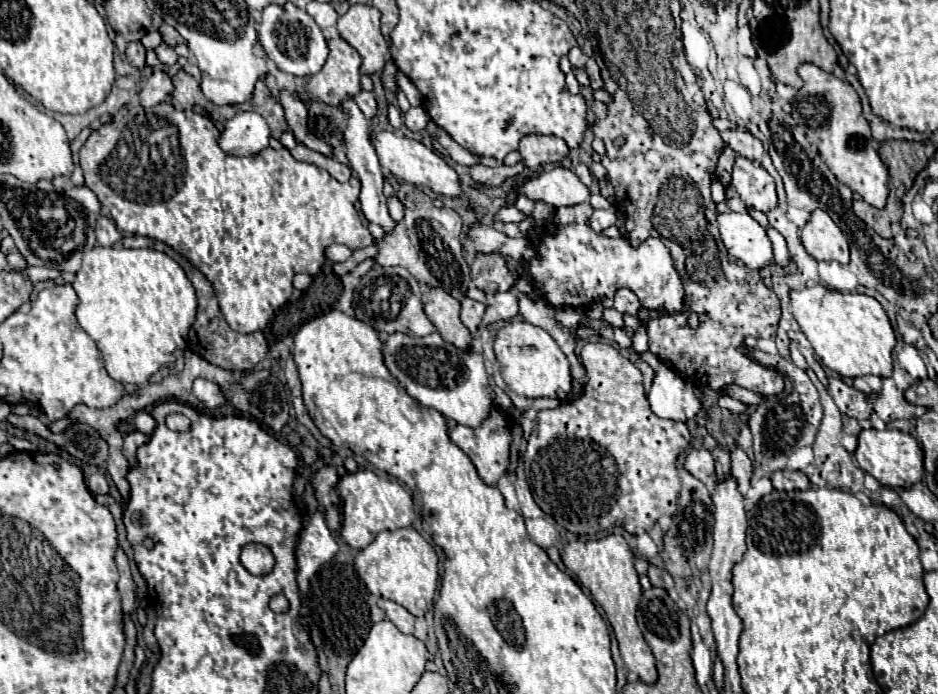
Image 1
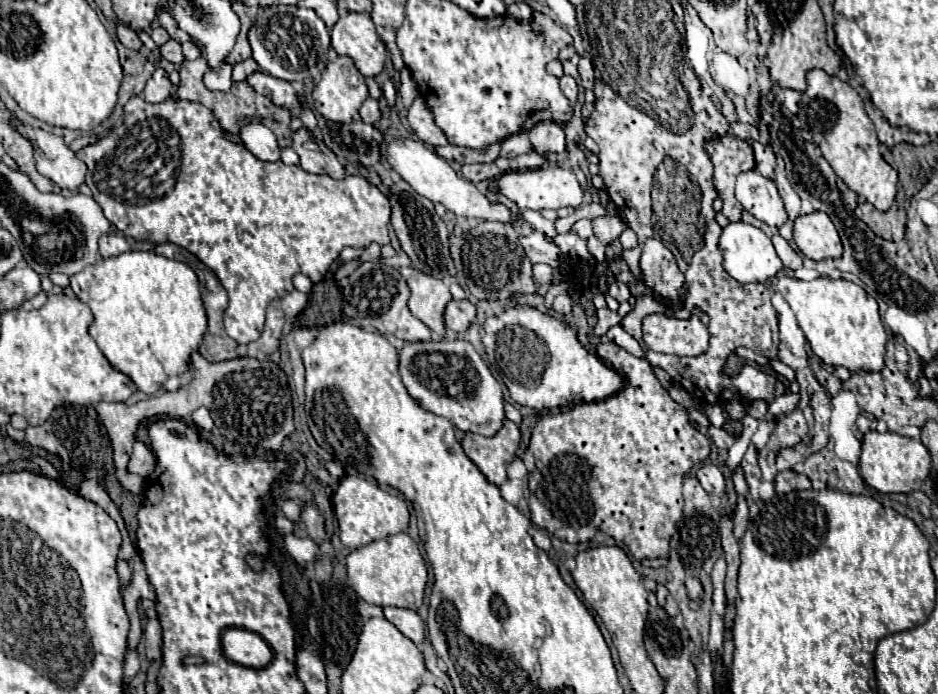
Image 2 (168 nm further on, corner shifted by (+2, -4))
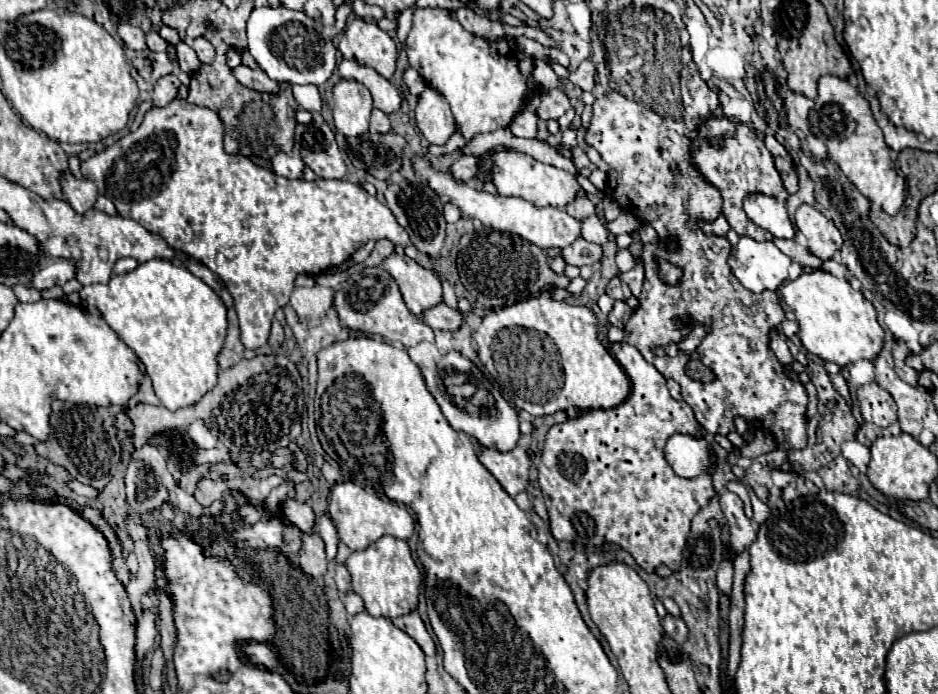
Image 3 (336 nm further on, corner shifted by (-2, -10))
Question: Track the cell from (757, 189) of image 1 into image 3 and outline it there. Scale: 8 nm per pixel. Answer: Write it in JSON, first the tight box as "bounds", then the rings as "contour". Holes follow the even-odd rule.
{"bounds":[743,192,795,238],"contour":[[[759,192],[747,194],[743,200],[745,214],[761,228],[771,232],[777,238],[793,238],[795,230],[787,214],[787,206],[783,198],[763,196]]]}

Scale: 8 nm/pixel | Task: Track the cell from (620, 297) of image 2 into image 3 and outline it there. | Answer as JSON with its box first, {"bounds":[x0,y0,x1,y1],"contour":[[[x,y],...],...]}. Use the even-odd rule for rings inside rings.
{"bounds":[607,276,631,300],"contour":[[[615,276],[615,278],[609,282],[609,286],[607,286],[607,294],[609,294],[613,300],[627,300],[627,298],[631,298],[631,290],[629,290],[629,286],[627,286],[625,282],[621,282],[619,276]]]}

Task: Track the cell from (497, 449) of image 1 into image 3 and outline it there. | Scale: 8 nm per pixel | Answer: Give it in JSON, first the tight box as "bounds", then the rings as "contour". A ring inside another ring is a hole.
{"bounds":[479,444,529,498],"contour":[[[521,444],[509,452],[499,452],[497,448],[483,448],[479,462],[497,478],[505,492],[515,498],[529,484],[529,456]]]}

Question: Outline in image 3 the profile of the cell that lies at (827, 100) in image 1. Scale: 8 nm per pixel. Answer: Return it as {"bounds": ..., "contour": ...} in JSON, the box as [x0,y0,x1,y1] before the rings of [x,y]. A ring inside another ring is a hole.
{"bounds":[809,76,905,216],"contour":[[[821,76],[819,96],[809,114],[809,124],[811,132],[825,142],[829,158],[857,186],[857,190],[869,198],[869,202],[881,206],[883,212],[895,216],[905,200],[905,180],[895,172],[883,132],[873,120],[869,102],[859,94],[859,90],[837,76]]]}

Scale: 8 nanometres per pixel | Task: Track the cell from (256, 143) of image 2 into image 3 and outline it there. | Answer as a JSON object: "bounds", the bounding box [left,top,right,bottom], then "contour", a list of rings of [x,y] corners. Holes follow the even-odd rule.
{"bounds":[271,152,305,178],"contour":[[[277,152],[271,158],[271,168],[273,168],[275,174],[285,176],[285,178],[301,178],[305,164],[303,164],[301,158],[293,158],[285,152]]]}

